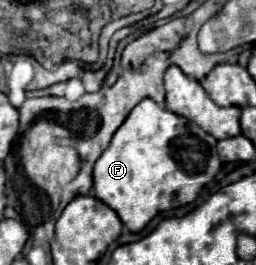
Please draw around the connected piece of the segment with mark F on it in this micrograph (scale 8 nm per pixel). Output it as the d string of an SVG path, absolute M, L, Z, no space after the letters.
M143 99L115 131L111 145L94 164L93 191L97 199L115 209L129 231L139 233L157 213L195 201L203 185L219 169L221 161L211 137L205 137L189 119L159 107L151 99Z

